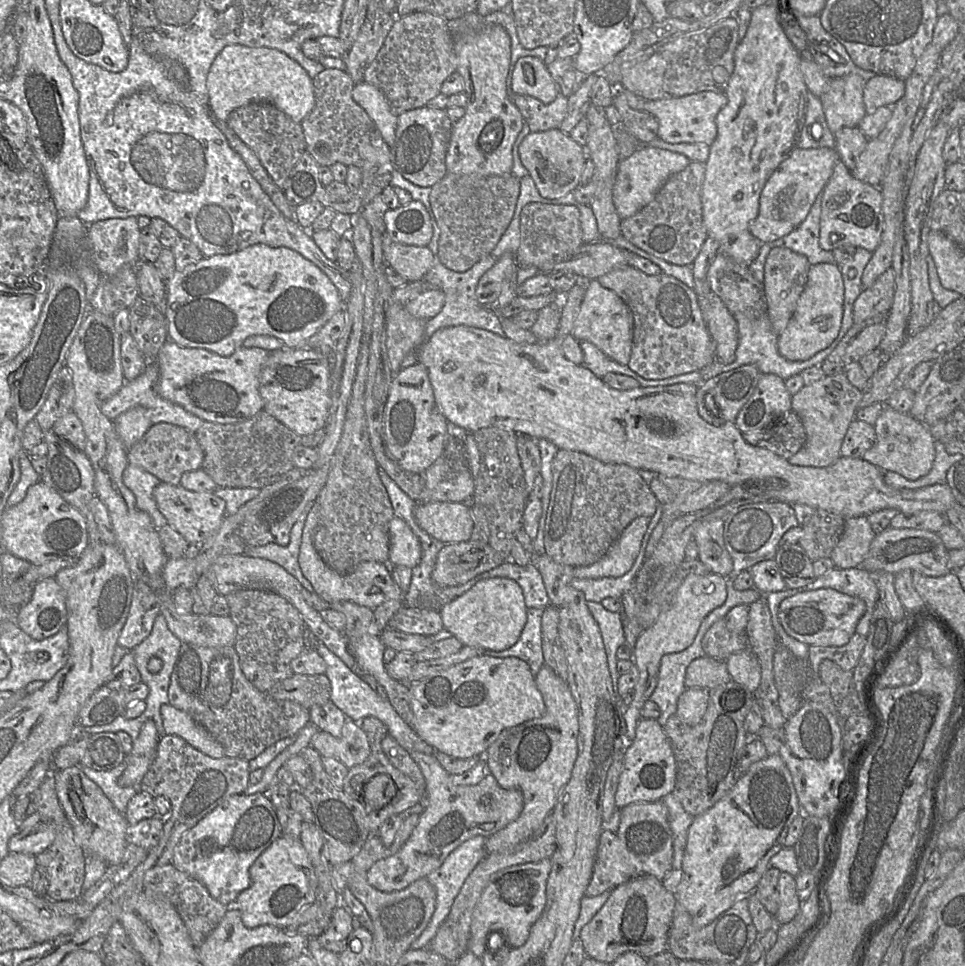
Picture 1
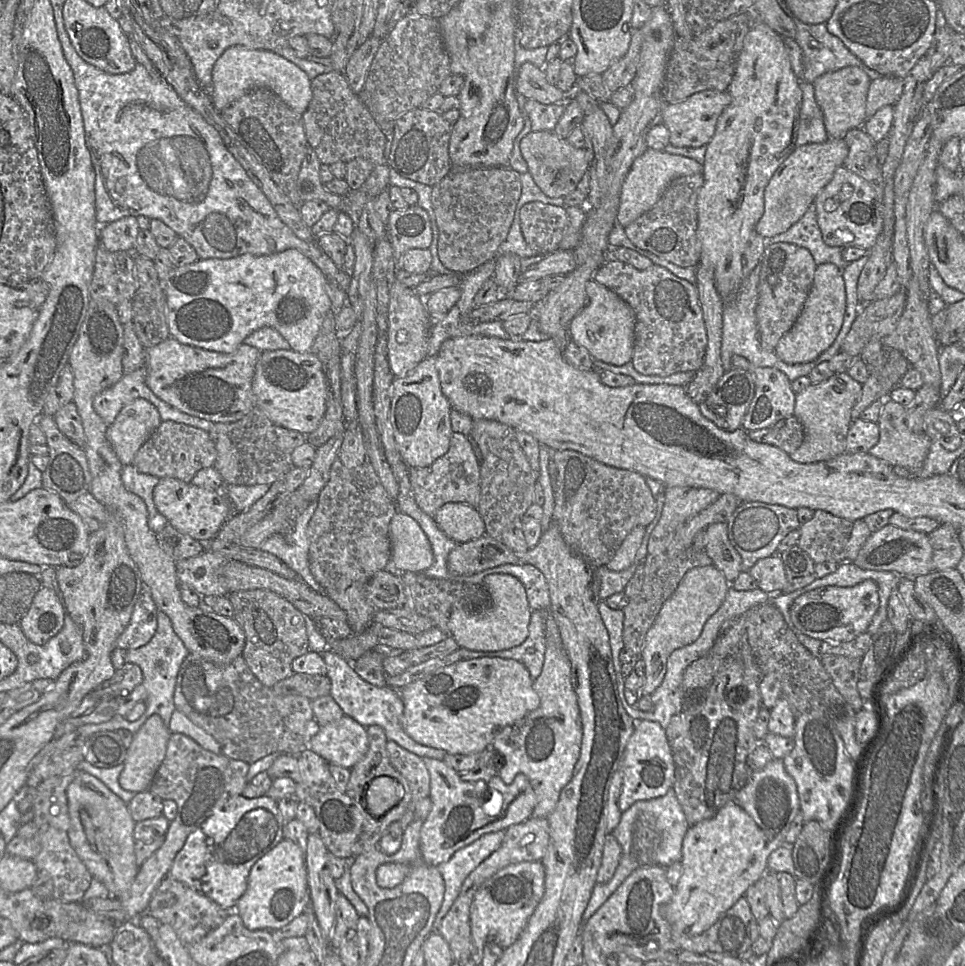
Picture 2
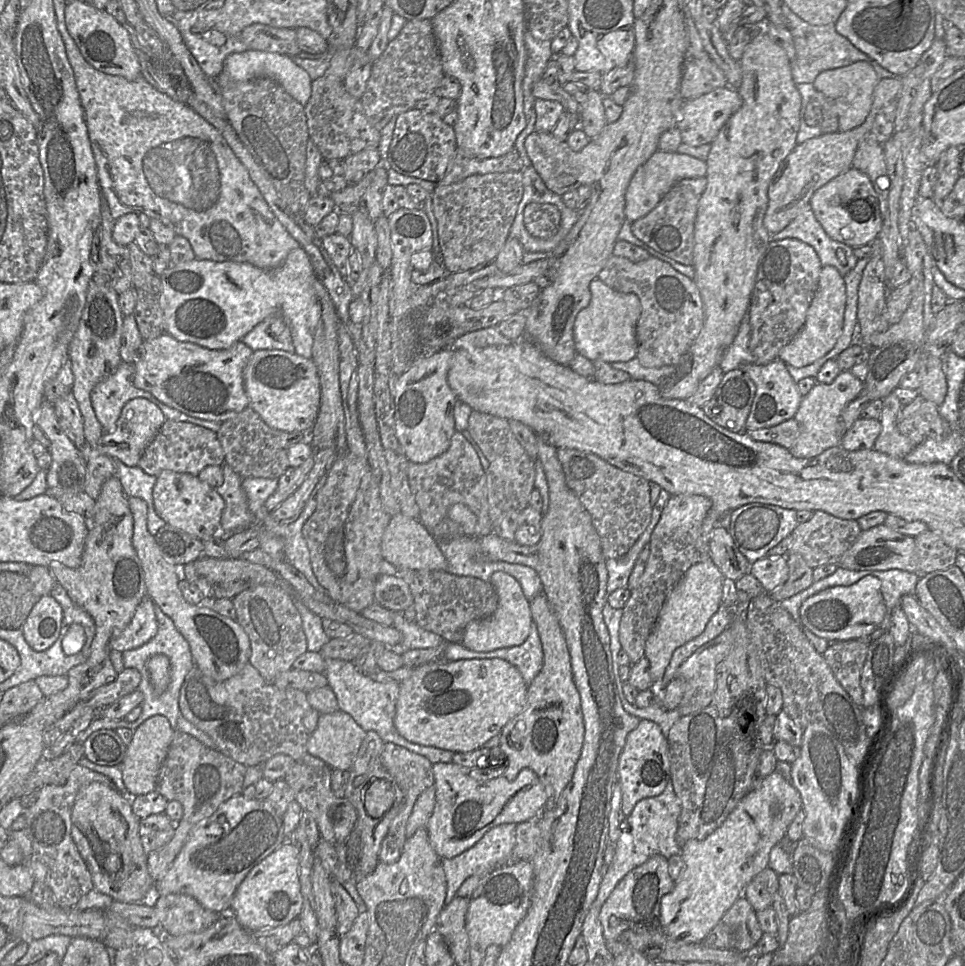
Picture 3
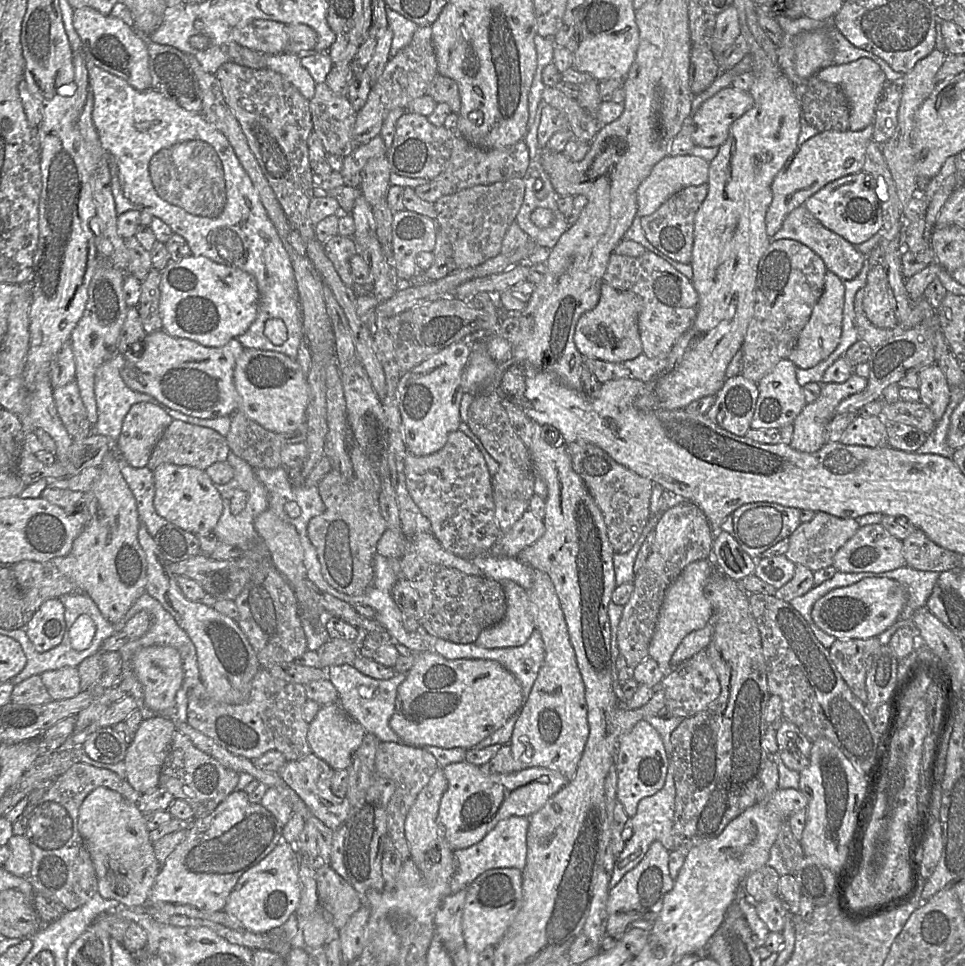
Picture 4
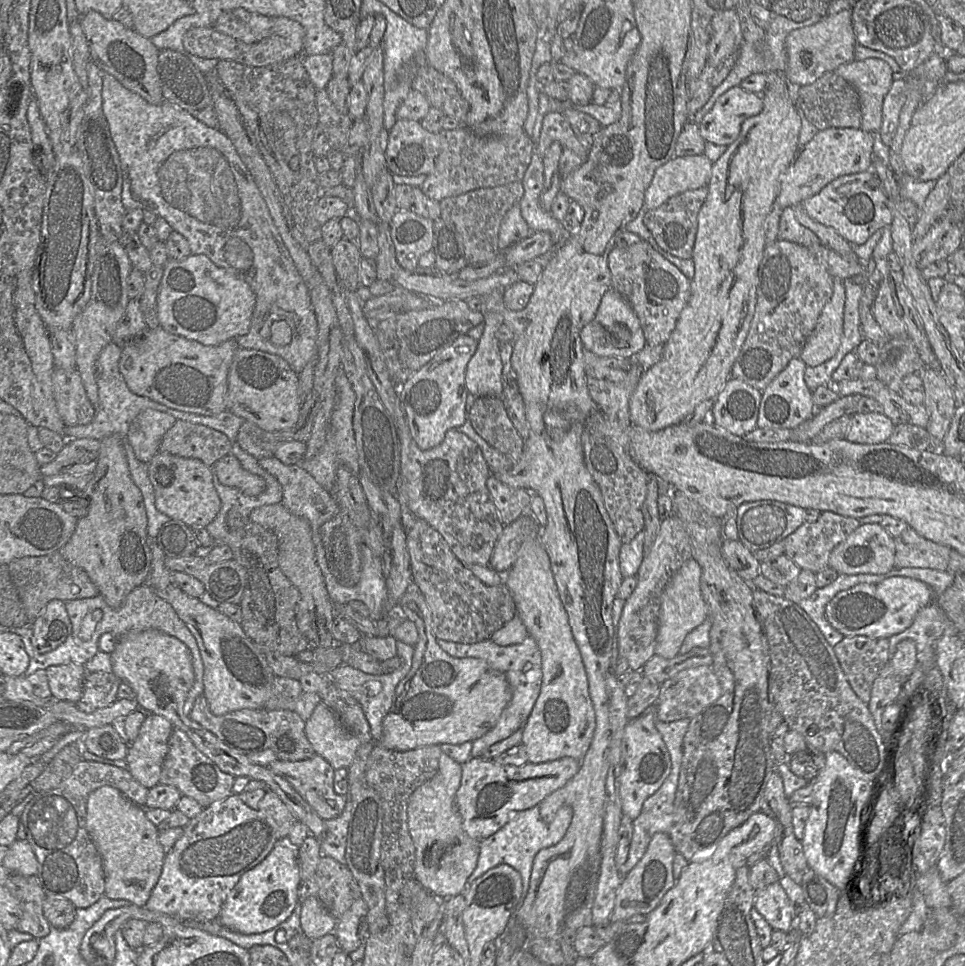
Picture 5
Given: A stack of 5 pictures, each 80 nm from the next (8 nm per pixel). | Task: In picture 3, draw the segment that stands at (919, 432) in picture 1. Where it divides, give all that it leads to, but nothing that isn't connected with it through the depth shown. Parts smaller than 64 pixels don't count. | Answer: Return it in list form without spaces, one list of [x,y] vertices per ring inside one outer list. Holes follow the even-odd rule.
[[[892,392],[883,399],[881,432],[876,439],[873,449],[892,457],[904,458],[916,446],[897,427],[897,417],[902,404]]]

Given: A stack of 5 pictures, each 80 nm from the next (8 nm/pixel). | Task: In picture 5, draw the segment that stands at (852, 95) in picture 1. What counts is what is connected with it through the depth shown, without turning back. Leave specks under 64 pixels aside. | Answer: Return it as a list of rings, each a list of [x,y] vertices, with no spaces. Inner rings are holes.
[[[868,58],[840,65],[836,74],[852,84],[859,93],[861,126],[864,131],[879,131],[882,125],[883,100],[892,83],[892,70],[883,60]]]

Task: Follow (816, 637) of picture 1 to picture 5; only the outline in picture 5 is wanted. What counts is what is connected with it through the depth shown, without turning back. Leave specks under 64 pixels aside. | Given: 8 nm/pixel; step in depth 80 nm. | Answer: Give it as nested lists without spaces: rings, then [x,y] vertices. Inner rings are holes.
[[[904,576],[889,577],[878,583],[861,583],[837,593],[827,604],[828,622],[846,636],[890,638],[910,627],[919,611],[934,601],[931,588],[924,582]]]

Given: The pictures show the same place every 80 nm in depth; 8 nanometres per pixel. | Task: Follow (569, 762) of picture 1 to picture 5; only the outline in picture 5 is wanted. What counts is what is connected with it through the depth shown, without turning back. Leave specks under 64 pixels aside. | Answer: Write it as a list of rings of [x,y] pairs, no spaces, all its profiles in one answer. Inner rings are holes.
[[[528,537],[520,546],[516,561],[504,575],[504,585],[513,598],[517,614],[534,638],[541,652],[542,682],[539,696],[523,726],[521,746],[527,754],[528,763],[545,763],[564,757],[581,761],[585,756],[595,730],[595,712],[588,691],[588,680],[580,651],[573,638],[567,612],[560,599],[551,570],[549,556],[539,537]]]

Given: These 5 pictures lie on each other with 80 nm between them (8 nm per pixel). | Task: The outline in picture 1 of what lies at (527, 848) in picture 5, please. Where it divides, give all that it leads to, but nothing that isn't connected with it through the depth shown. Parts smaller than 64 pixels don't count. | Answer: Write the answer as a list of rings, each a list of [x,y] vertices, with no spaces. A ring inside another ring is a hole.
[[[472,837],[457,848],[455,848],[445,859],[443,864],[426,876],[436,891],[436,907],[431,920],[421,935],[411,944],[410,950],[427,948],[429,942],[434,938],[440,925],[446,920],[454,899],[458,895],[467,877],[474,870],[476,865],[487,856],[485,842],[488,837]]]

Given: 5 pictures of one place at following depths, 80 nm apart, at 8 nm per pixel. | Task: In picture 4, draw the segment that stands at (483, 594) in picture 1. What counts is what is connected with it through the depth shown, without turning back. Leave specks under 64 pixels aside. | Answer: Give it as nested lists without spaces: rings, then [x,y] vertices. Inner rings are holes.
[[[512,580],[500,583],[506,597],[506,613],[502,621],[480,632],[474,643],[483,648],[522,646],[535,629],[527,591]]]

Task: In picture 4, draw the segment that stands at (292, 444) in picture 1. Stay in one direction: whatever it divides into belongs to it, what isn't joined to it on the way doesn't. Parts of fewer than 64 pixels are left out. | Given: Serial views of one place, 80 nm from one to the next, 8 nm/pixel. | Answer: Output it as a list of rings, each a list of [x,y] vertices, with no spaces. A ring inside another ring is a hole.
[[[236,411],[230,417],[230,430],[225,437],[230,451],[254,470],[282,466],[282,448],[287,444],[306,442],[306,421],[292,432],[277,433],[265,429],[242,411]]]

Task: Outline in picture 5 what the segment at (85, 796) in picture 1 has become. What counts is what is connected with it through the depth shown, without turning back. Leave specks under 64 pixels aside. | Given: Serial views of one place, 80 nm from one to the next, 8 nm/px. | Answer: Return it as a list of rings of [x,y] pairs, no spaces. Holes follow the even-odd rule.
[[[111,786],[93,791],[87,799],[86,828],[101,855],[104,895],[142,907],[159,880],[166,854],[159,842],[158,827],[146,817],[146,810]]]

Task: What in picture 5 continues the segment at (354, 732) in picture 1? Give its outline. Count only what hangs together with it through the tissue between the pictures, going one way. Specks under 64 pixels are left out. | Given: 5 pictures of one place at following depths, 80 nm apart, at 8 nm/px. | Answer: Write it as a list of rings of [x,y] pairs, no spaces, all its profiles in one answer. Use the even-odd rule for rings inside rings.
[[[322,701],[305,721],[305,735],[315,753],[335,770],[348,768],[361,745],[359,739],[341,724],[336,714]]]

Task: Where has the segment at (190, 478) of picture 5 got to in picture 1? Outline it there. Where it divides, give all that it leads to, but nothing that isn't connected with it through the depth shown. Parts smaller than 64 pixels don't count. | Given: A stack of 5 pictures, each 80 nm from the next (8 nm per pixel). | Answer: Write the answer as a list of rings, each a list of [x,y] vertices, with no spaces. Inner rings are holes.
[[[161,482],[153,490],[156,505],[166,518],[168,525],[191,544],[200,545],[221,526],[226,516],[226,503],[213,492],[194,492],[180,485]]]

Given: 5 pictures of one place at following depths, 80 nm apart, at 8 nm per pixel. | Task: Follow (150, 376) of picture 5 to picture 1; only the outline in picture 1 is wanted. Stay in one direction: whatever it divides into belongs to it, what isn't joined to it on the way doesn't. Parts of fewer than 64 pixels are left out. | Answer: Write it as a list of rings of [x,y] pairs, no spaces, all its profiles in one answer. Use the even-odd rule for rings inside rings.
[[[168,340],[155,359],[160,370],[157,392],[203,421],[218,424],[244,421],[264,409],[259,376],[270,353],[262,348],[241,346],[233,355],[223,357],[205,349],[181,347]]]

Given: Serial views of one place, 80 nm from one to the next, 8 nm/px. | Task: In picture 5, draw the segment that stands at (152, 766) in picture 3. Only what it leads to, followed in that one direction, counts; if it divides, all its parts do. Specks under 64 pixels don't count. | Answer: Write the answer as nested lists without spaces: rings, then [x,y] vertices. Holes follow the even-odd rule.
[[[149,714],[140,727],[138,737],[129,744],[126,756],[129,772],[148,789],[159,784],[173,730],[174,726],[166,718]]]

